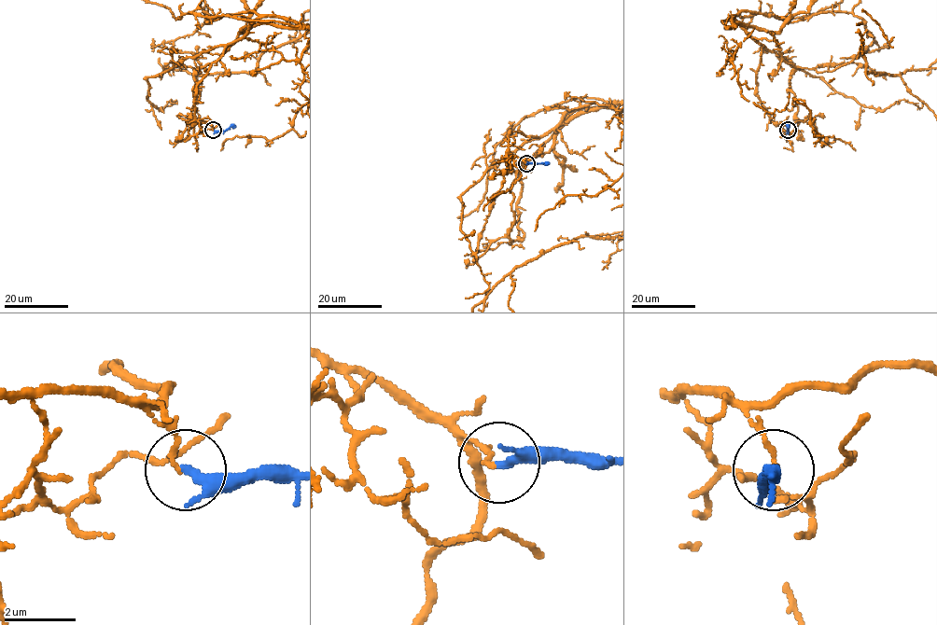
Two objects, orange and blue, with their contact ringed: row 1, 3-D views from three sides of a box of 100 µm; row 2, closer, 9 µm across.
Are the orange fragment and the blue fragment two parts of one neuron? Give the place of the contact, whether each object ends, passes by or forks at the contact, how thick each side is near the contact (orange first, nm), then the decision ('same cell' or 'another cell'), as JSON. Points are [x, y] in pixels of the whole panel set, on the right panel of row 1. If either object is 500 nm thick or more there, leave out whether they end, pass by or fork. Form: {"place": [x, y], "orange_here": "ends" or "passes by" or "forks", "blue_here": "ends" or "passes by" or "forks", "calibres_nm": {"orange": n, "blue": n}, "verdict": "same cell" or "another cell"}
{"place": [788, 130], "orange_here": "ends", "blue_here": "passes by", "calibres_nm": {"orange": 110, "blue": 220}, "verdict": "another cell"}

